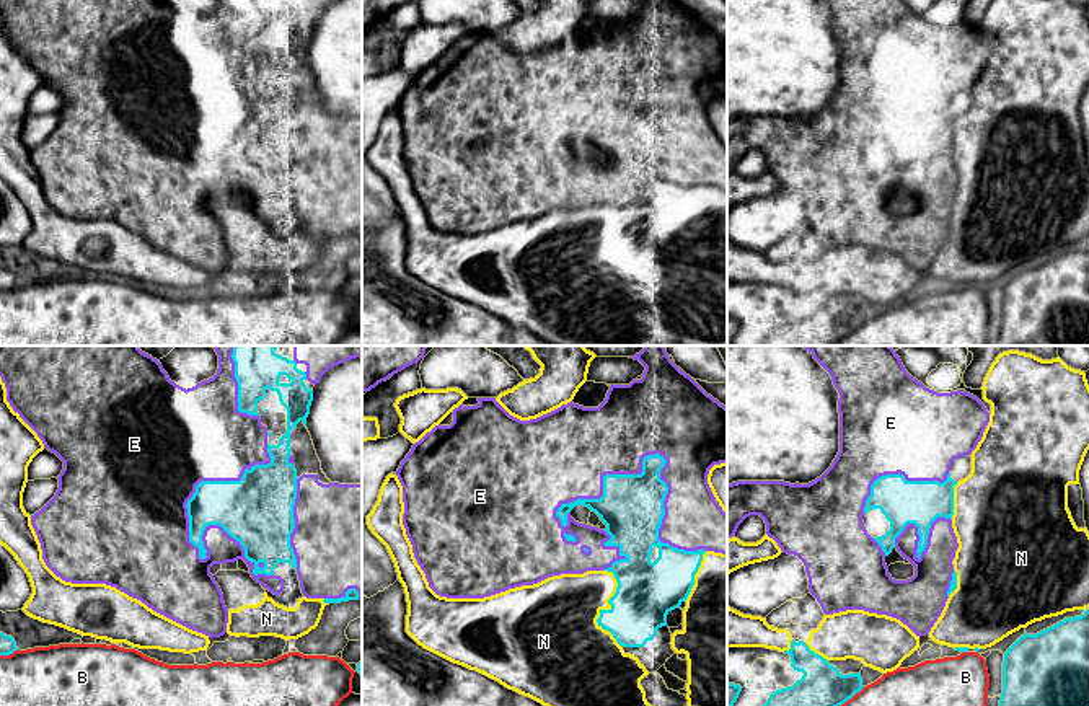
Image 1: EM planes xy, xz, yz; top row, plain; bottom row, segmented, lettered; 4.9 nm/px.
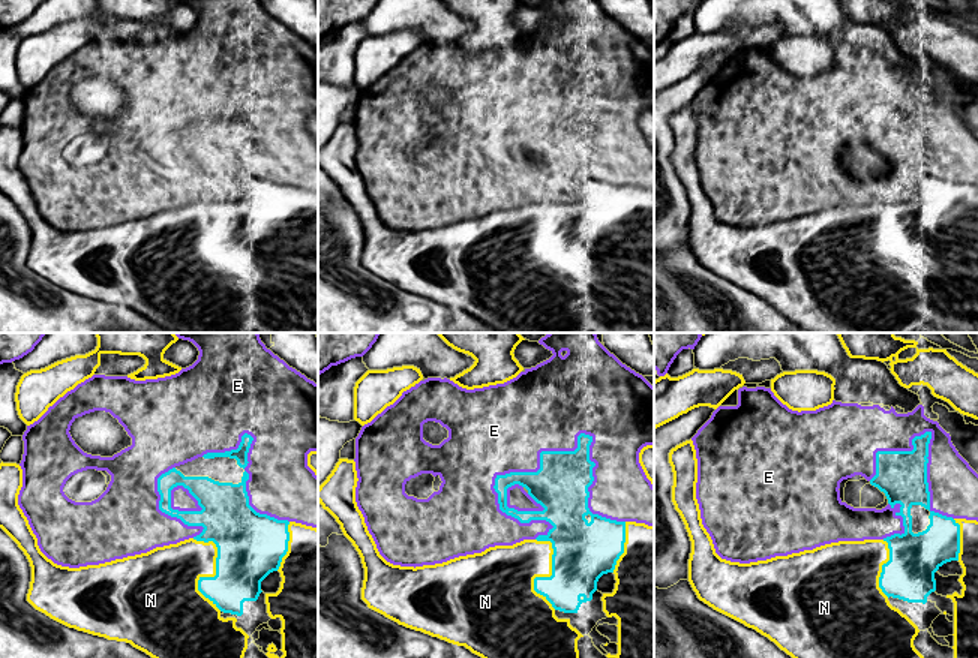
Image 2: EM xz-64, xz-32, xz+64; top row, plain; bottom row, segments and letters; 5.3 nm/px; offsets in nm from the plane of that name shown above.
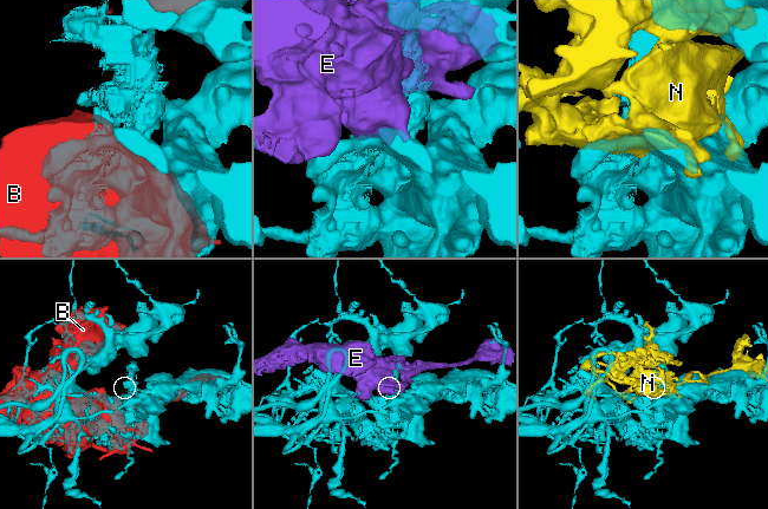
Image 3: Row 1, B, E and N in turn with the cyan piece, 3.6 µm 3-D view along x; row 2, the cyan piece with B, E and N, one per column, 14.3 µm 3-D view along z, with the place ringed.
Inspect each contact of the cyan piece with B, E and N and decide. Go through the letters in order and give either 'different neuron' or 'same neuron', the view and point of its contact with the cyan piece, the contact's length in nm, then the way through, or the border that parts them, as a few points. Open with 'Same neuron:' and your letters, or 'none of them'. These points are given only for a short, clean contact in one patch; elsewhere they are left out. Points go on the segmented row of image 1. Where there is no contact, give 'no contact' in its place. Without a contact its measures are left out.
Same neuron: none of them
B: different neuron; contact yz (851, 697); length 160 nm
E: different neuron; contact xy (206, 481); length 650 nm
N: different neuron; contact xz (607, 610); length 400 nm

